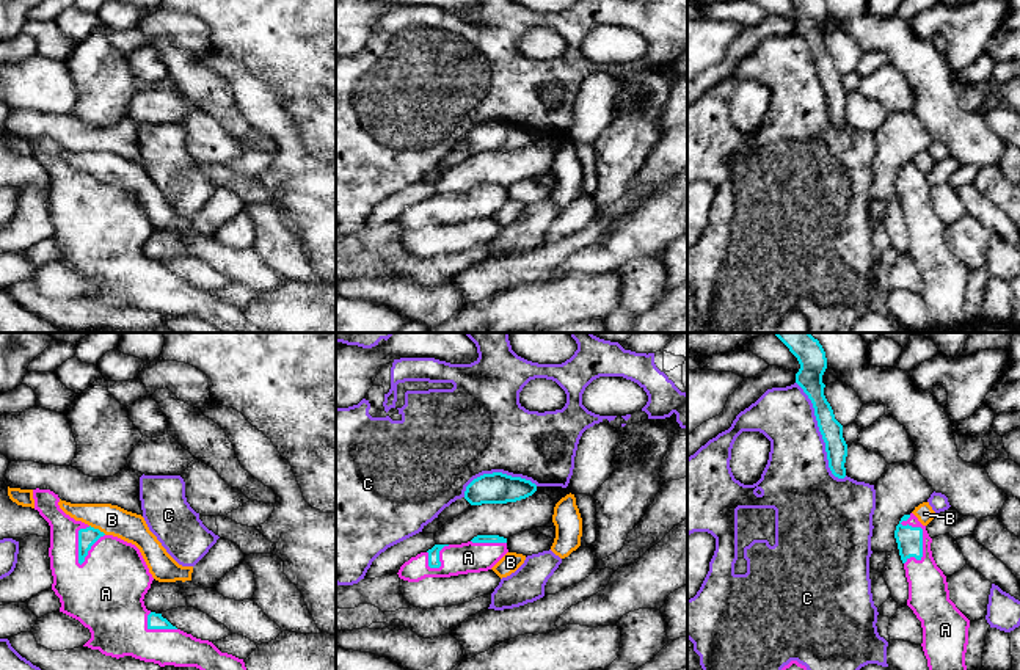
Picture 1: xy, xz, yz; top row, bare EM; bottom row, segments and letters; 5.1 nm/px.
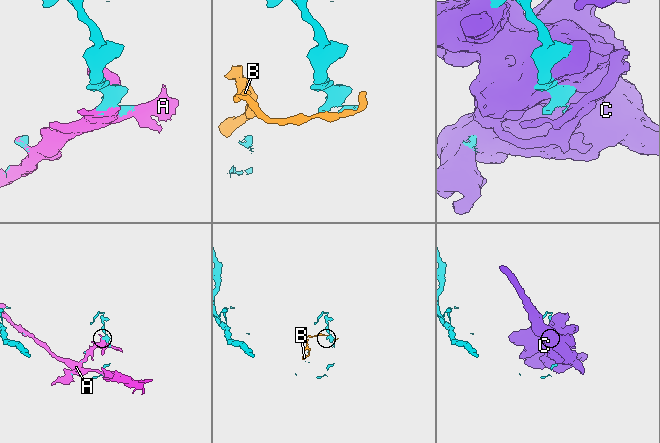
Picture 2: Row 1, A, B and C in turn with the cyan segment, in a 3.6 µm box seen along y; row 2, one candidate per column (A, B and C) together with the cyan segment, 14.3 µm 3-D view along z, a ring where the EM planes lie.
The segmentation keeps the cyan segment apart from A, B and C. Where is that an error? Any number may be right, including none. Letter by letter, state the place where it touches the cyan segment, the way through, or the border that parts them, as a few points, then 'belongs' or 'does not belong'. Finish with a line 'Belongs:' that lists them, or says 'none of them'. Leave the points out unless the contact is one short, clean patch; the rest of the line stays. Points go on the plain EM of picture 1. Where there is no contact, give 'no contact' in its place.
A: meets cyan in yz at (921, 189); belongs
B: meets cyan in xy at (98, 178); border along xy (90, 173), (105, 182); does not belong
C: meets cyan in yz at (821, 82); does not belong
Belongs: A

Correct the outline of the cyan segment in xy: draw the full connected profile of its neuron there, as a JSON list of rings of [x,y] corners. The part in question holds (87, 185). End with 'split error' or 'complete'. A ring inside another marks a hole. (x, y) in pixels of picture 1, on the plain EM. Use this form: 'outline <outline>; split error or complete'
outline [[[33,138],[33,147],[35,158],[50,174],[52,239],[60,246],[60,260],[78,268],[91,281],[83,295],[116,308],[132,304],[160,315],[196,315],[218,333],[270,333],[256,328],[243,308],[221,301],[212,290],[196,287],[173,275],[162,262],[146,257],[143,248],[154,226],[135,193],[75,169],[60,157],[60,146],[50,138]]]; split error

